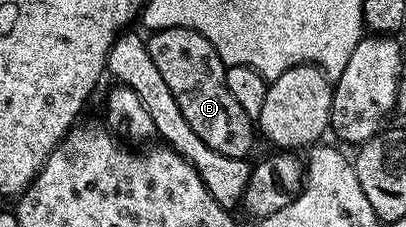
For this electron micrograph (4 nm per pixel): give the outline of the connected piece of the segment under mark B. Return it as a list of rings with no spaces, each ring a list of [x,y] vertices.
[[[166,28],[160,32],[151,32],[146,37],[149,58],[157,65],[161,78],[169,85],[169,94],[177,106],[181,106],[181,114],[185,114],[185,122],[193,126],[197,138],[209,146],[209,150],[217,150],[217,154],[225,154],[225,158],[250,157],[251,147],[257,140],[257,128],[253,118],[241,110],[237,98],[229,91],[225,82],[228,65],[213,50],[209,38],[197,34],[197,30],[188,28]]]

